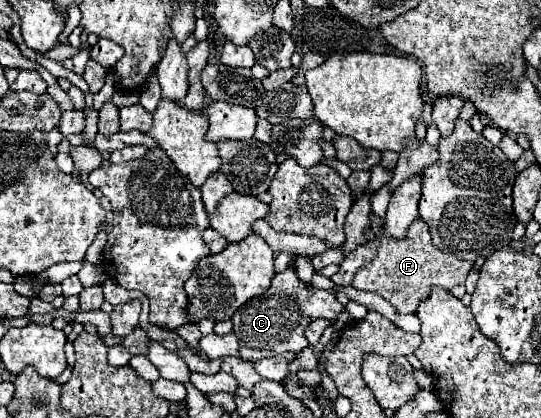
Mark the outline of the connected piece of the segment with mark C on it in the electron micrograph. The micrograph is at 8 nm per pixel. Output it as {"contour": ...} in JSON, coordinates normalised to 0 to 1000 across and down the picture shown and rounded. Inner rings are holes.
{"contour":[[[543,644],[510,653],[503,663],[499,691],[488,706],[462,715],[429,754],[433,797],[440,806],[440,854],[451,864],[473,868],[488,854],[506,854],[529,840],[555,844],[558,835],[569,830],[569,816],[562,806],[566,778],[588,758],[599,758],[621,773],[632,744],[636,744],[636,730],[625,725],[617,701],[573,696],[569,682],[551,667]]]}

